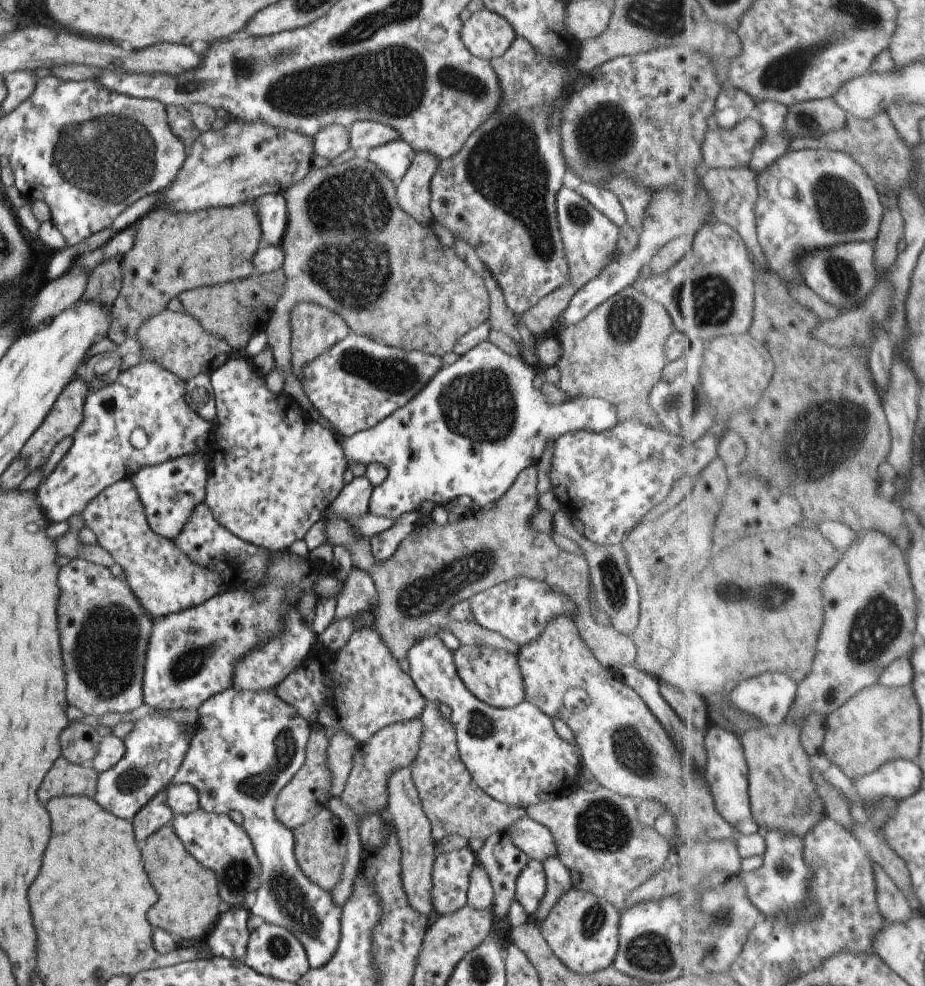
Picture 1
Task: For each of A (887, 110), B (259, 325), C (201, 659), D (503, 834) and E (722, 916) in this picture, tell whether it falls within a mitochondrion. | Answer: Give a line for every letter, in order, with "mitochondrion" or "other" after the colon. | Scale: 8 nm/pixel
A: other
B: other
C: mitochondrion
D: other
E: mitochondrion

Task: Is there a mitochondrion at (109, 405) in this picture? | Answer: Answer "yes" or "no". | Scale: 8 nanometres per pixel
yes

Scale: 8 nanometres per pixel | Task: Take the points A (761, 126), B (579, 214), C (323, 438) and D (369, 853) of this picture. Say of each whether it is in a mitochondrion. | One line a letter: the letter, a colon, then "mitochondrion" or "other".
A: other
B: mitochondrion
C: other
D: other

